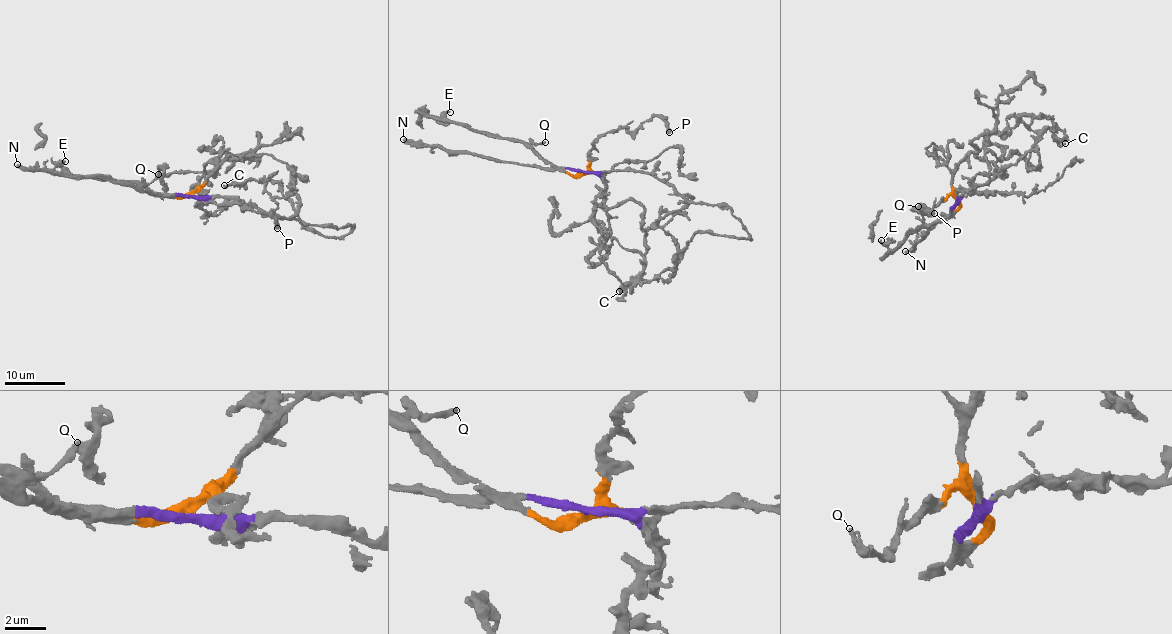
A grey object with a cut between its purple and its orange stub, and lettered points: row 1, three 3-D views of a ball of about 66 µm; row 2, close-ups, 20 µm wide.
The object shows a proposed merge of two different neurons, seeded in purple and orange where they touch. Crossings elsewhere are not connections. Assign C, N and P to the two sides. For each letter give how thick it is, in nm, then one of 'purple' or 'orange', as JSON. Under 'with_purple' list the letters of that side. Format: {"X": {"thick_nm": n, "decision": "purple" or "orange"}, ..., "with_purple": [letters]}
{"C": {"thick_nm": 240, "decision": "purple"}, "N": {"thick_nm": 480, "decision": "purple"}, "P": {"thick_nm": 550, "decision": "orange"}, "with_purple": ["C", "N"]}

